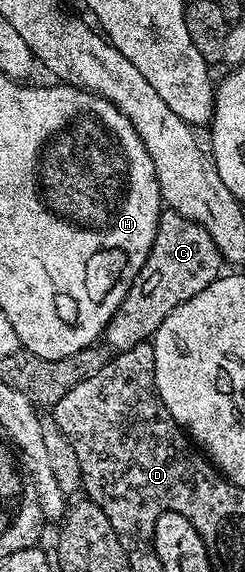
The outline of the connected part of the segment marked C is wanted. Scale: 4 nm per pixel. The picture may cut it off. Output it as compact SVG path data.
M164 209L159 215L157 236L153 240L143 267L139 269L137 276L131 282L129 292L123 297L121 304L107 321L105 342L107 338L108 344L113 348L112 351L118 352L151 340L155 337L157 328L161 328L165 316L169 316L169 312L173 312L173 308L177 308L177 304L197 296L197 292L201 292L201 288L209 288L211 281L220 277L221 269L219 270L219 266L222 267L223 265L223 255L211 246L207 236L201 230L196 229L196 226L191 225L190 221L185 220L185 216L181 216L177 211Z

